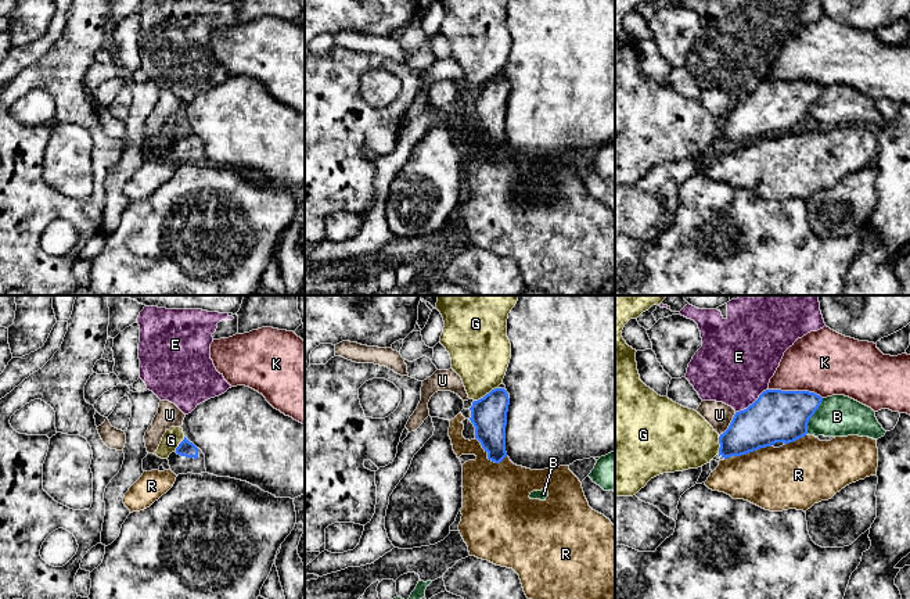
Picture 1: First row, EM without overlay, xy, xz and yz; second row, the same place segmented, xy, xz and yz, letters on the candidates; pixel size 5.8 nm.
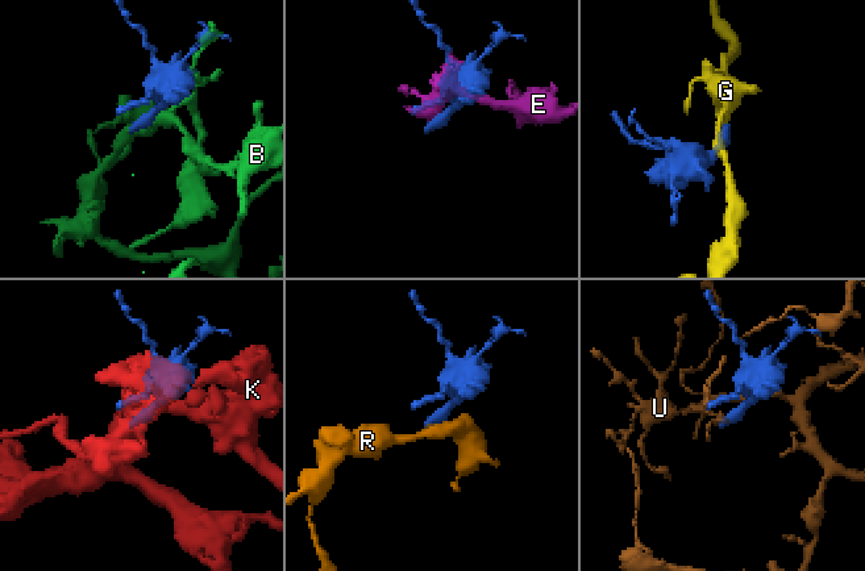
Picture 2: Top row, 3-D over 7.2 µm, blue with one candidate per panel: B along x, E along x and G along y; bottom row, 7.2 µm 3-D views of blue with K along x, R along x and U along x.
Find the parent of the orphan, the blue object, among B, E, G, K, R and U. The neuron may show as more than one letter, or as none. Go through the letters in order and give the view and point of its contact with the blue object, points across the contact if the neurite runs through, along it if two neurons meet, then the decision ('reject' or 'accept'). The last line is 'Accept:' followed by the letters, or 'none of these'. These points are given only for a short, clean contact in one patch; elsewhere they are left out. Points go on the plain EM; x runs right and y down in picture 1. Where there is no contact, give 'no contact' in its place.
B: yz (812, 104) | reject
E: yz (752, 93) | reject
G: xz (486, 83) | across xz (489, 103), (486, 83), (481, 75), (479, 42) | accept
K: yz (795, 81) | reject
R: yz (747, 142) | reject
U: yz (730, 114) | along yz (736, 101), (729, 117), (719, 126) | reject
Accept: G

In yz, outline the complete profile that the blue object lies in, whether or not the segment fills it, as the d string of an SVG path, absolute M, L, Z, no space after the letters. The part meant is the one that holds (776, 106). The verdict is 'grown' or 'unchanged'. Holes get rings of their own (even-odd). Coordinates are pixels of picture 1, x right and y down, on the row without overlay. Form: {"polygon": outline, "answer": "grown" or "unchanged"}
{"polygon": "M615 0L615 187L633 186L659 164L698 158L716 144L724 148L741 146L776 132L789 133L808 123L809 108L823 90L814 82L766 79L747 98L735 101L720 125L697 100L658 85L640 69L637 40L622 26L625 14L643 1Z", "answer": "grown"}

